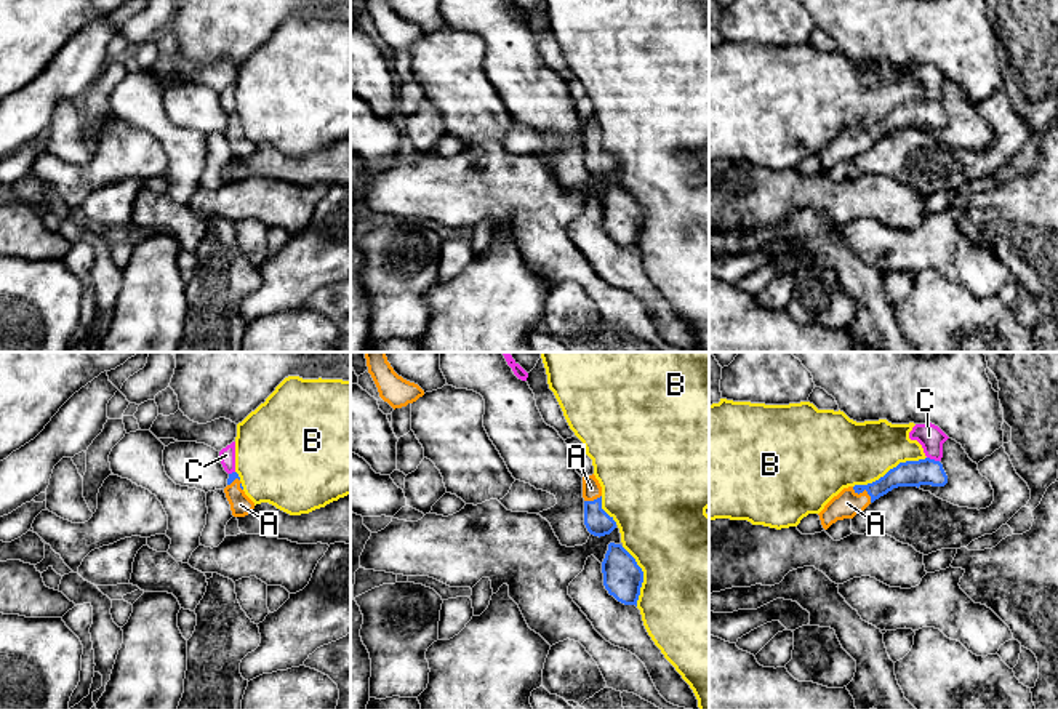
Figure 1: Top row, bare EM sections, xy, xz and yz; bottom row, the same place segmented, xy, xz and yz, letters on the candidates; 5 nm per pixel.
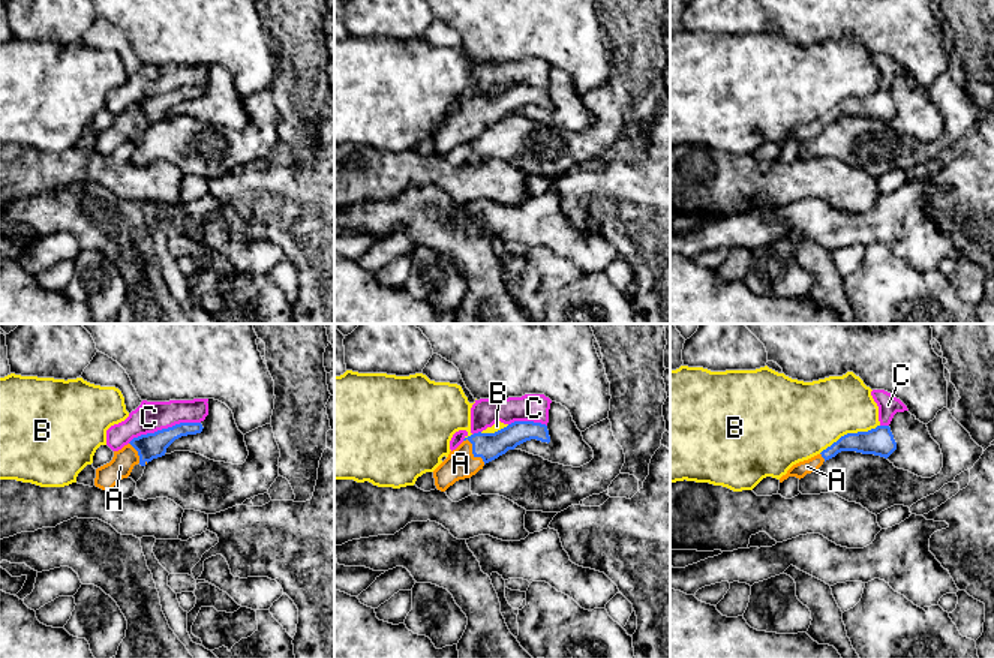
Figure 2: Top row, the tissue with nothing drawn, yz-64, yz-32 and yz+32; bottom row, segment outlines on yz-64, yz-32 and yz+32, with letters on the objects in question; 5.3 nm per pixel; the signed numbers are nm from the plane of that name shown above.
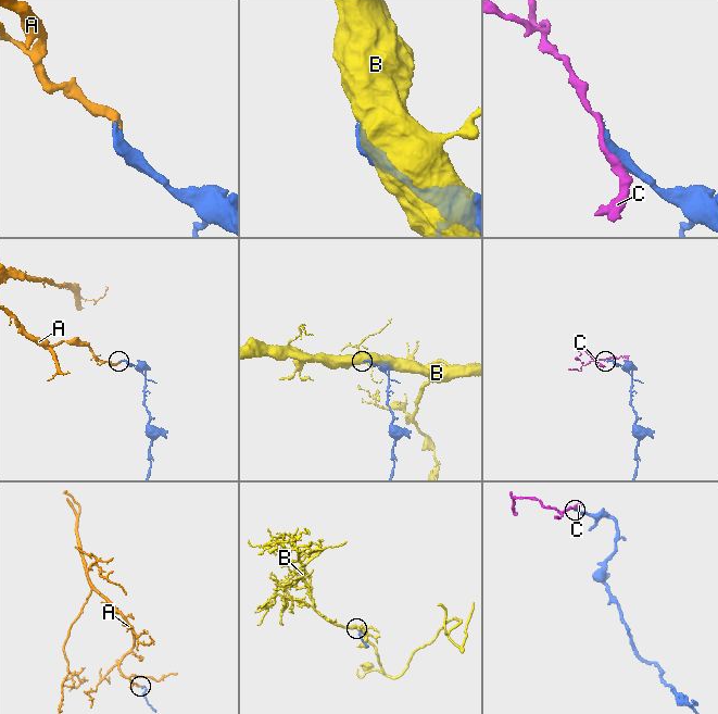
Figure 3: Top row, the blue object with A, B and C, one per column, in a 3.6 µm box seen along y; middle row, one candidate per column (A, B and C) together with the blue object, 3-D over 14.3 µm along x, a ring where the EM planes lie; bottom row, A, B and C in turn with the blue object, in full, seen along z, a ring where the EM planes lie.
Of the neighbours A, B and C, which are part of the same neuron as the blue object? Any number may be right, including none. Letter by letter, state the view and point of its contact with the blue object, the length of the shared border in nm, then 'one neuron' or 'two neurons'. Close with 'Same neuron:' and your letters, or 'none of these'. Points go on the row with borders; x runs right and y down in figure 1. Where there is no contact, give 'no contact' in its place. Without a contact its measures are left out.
A: yz (865, 488) | 130 nm | one neuron
B: yz (890, 469) | 400 nm | two neurons
C: yz (933, 460) | 70 nm | two neurons
Same neuron: A

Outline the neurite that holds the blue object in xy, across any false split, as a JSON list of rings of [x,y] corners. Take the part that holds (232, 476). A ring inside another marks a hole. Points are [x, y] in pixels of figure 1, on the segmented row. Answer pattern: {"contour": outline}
{"contour": [[[237,472],[229,474],[224,493],[234,517],[245,517],[253,512],[254,503],[245,495]]]}

